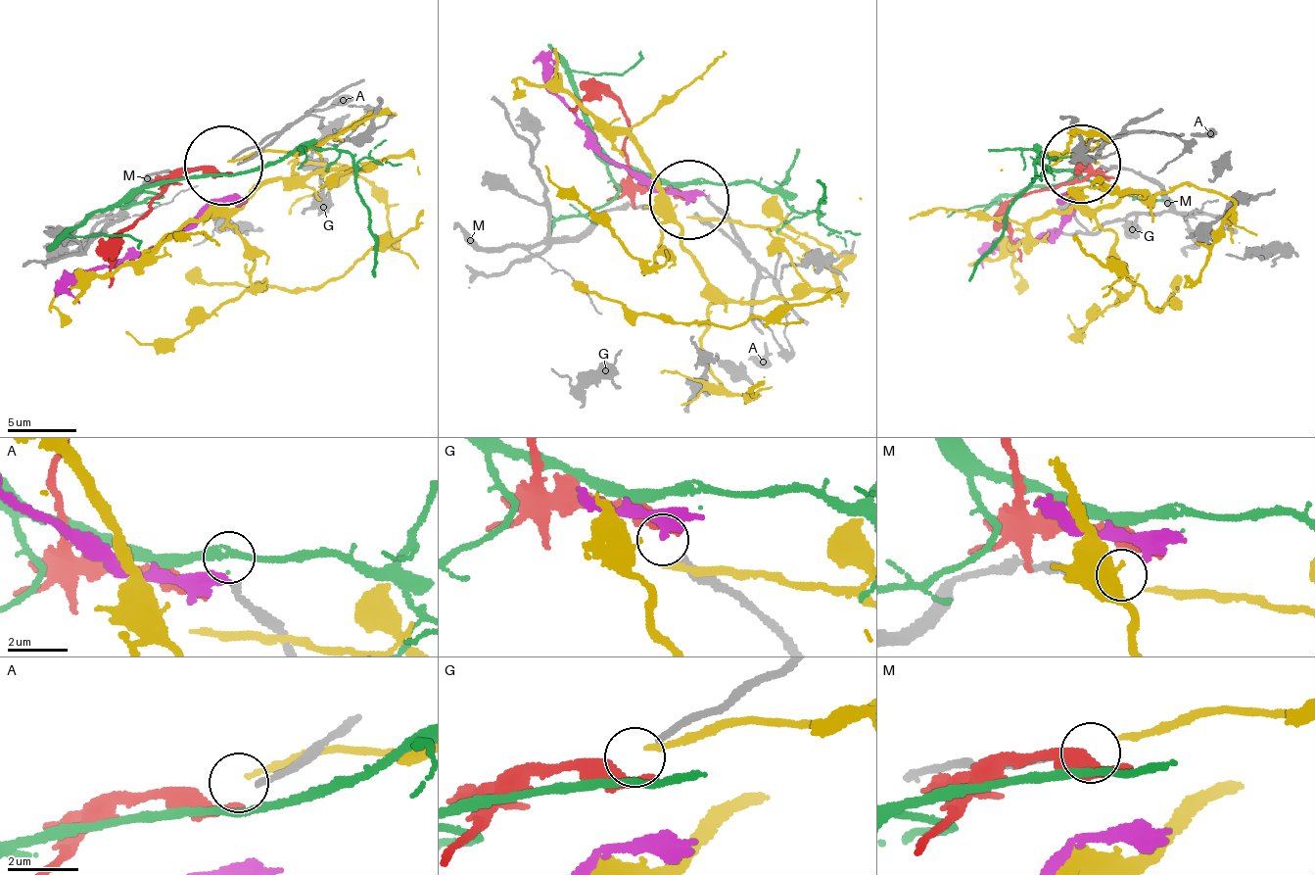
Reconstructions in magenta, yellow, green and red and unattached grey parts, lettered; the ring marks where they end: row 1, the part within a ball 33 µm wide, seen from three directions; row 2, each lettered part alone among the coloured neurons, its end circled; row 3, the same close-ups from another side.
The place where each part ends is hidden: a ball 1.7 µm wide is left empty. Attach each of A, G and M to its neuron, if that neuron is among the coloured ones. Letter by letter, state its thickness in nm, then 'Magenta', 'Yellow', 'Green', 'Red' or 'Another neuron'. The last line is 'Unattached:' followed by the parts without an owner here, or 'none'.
A: Thickness 180 nm. Another neuron
G: Thickness 240 nm. Red
M: Thickness 200 nm. Yellow
Unattached: A

